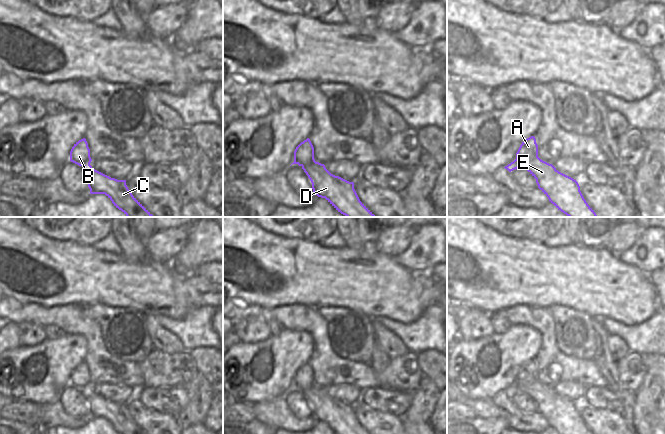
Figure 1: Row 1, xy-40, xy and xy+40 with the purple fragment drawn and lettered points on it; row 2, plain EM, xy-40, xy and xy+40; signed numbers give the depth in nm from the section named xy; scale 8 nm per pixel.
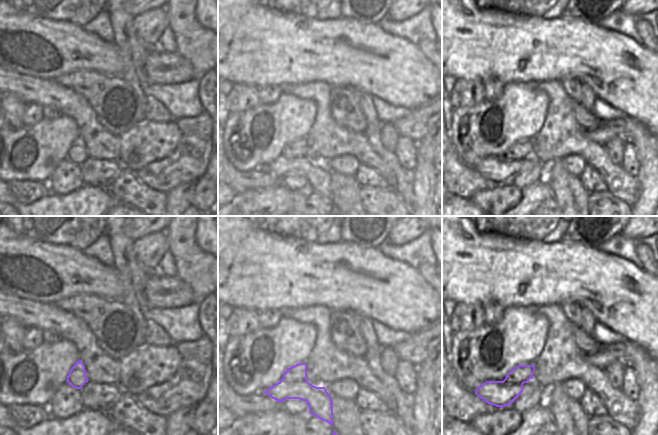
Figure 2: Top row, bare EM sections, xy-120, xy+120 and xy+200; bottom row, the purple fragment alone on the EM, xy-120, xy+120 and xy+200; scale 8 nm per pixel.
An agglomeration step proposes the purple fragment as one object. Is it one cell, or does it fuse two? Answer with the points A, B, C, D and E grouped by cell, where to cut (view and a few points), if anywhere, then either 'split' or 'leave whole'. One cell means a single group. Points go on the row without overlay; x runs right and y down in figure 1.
A B / C D E; cut in xy+40 along (537, 379), (532, 383), (516, 382); split

